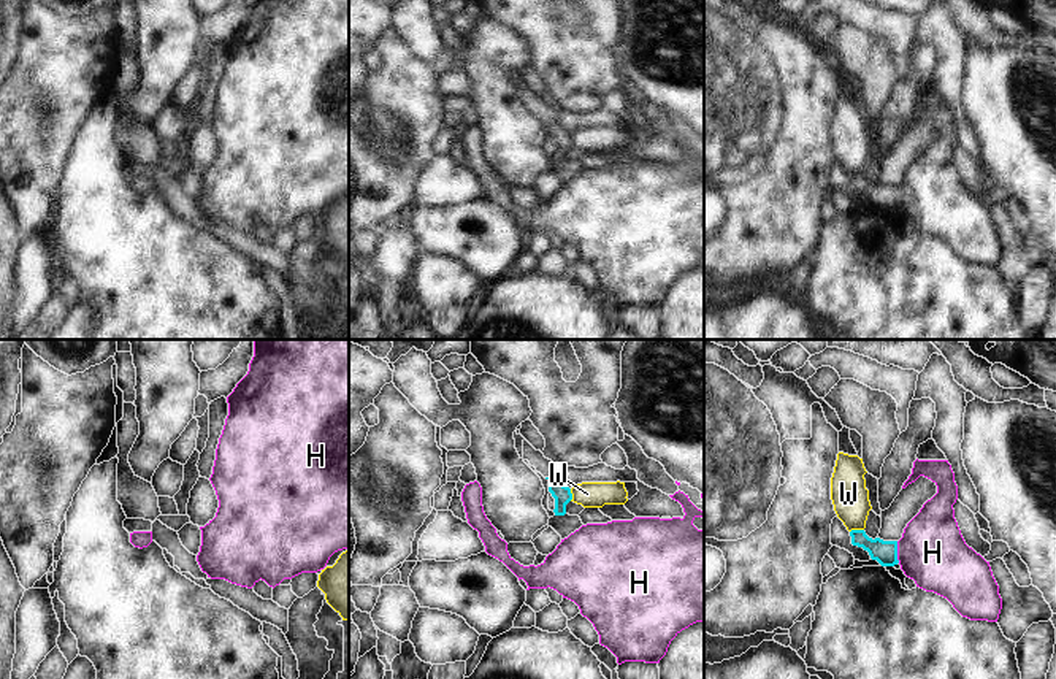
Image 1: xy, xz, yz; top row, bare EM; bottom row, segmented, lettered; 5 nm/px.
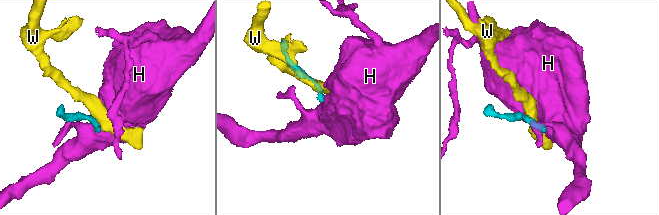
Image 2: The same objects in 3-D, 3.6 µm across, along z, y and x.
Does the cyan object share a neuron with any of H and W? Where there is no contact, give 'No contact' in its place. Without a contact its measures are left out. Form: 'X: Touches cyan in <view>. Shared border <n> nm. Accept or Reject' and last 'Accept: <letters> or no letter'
H: Touches cyan in yz. Shared border 110 nm. Accept
W: Touches cyan in yz. Shared border 70 nm. Reject
Accept: H

